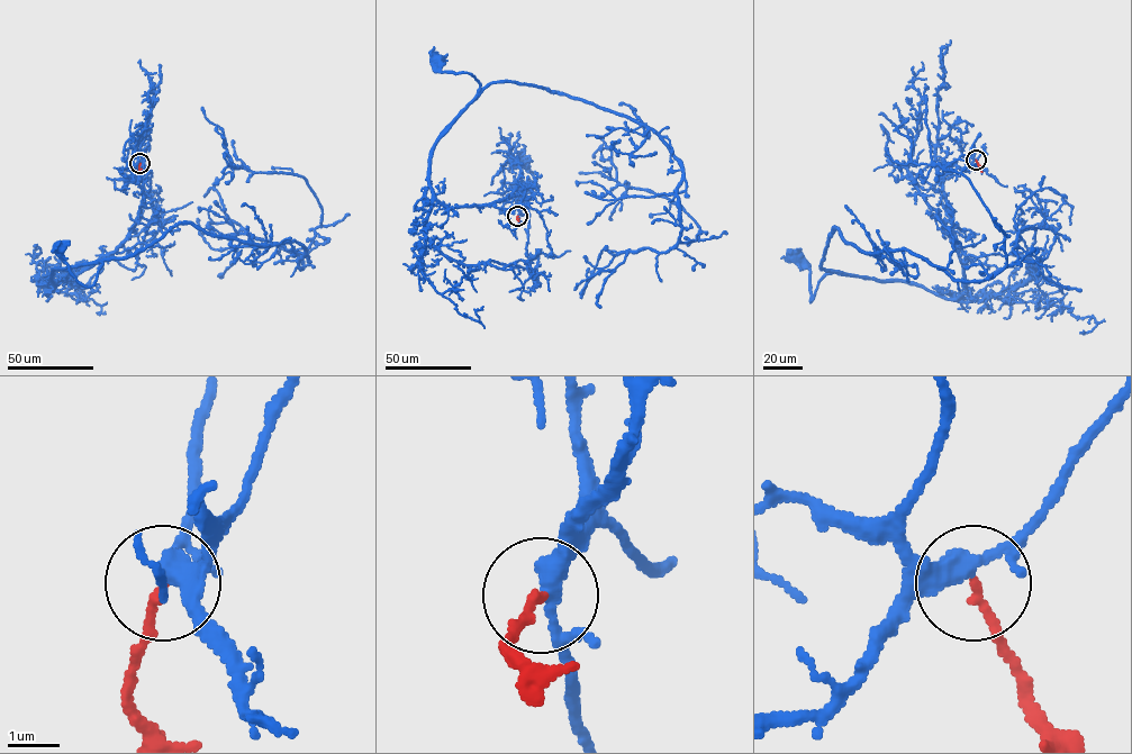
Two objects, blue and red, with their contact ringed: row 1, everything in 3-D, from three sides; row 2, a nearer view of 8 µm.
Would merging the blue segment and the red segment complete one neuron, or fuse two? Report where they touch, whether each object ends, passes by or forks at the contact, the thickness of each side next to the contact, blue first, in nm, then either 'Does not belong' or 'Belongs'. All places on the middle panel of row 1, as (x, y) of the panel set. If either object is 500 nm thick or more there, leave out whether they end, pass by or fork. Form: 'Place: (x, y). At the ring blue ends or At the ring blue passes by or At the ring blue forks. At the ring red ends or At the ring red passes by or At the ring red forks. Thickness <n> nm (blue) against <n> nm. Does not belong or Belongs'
Place: (517, 216). At the ring blue passes by. At the ring red ends. Thickness 360 nm (blue) against 160 nm. Belongs

